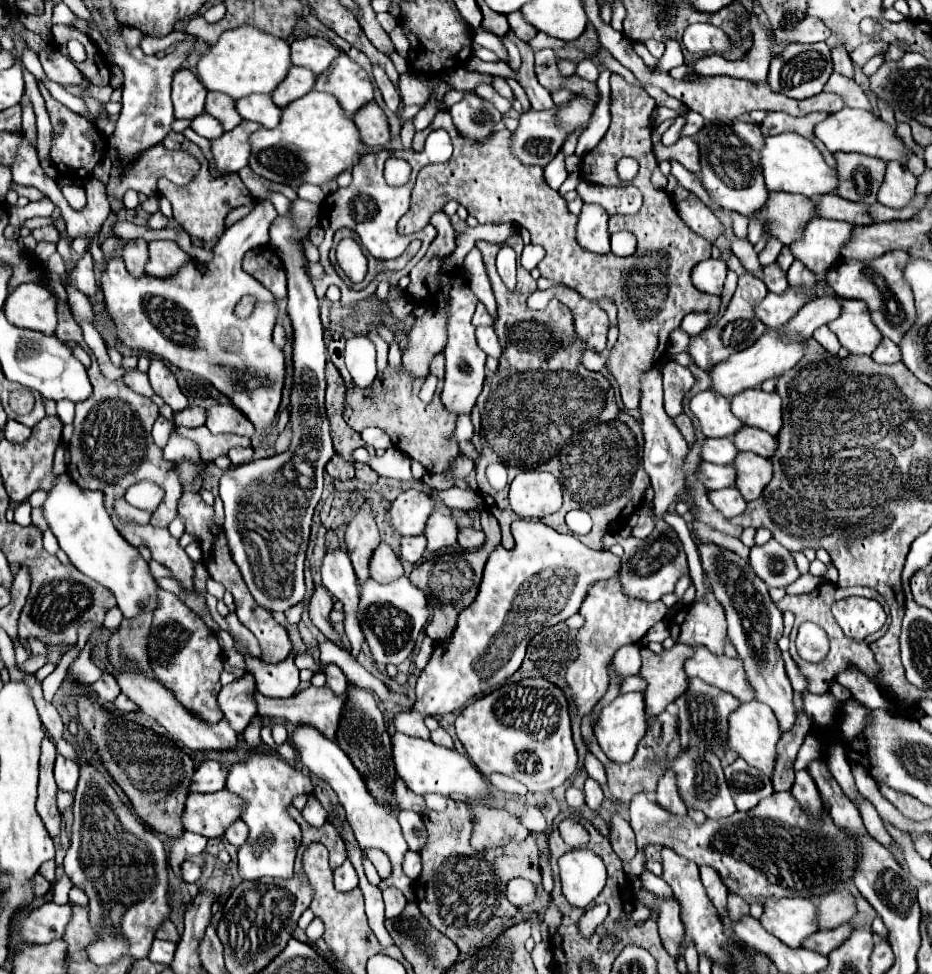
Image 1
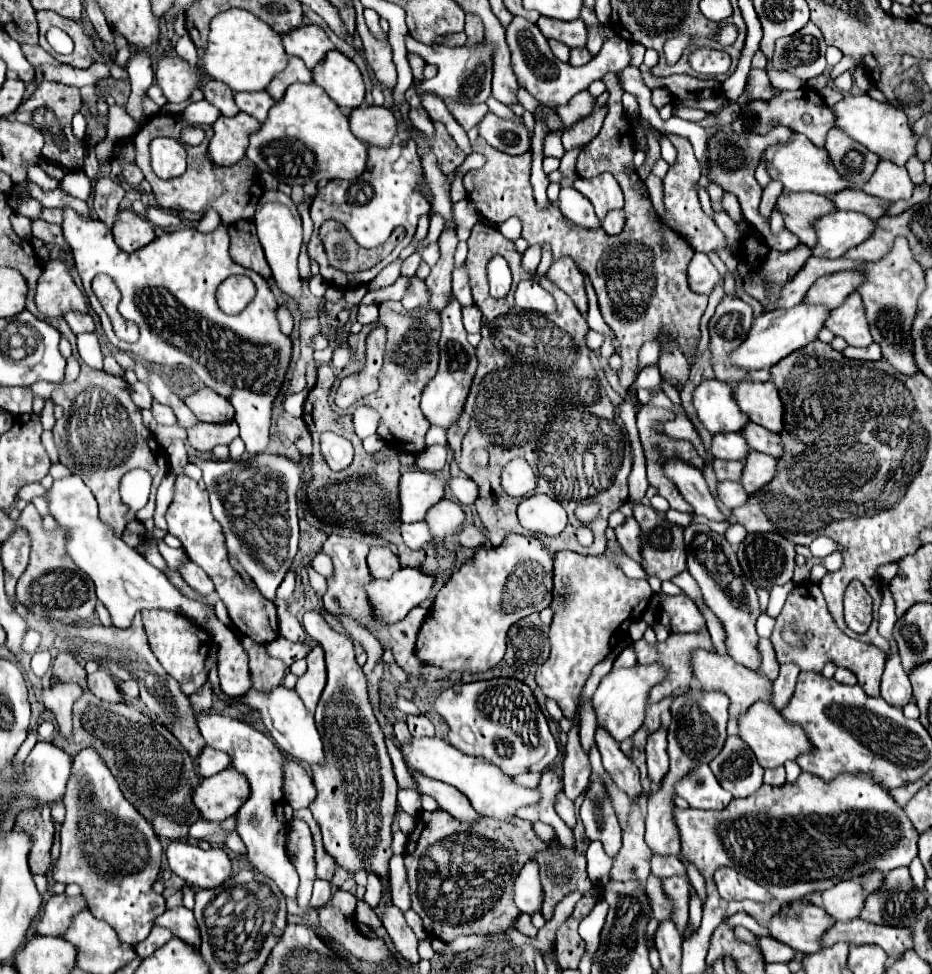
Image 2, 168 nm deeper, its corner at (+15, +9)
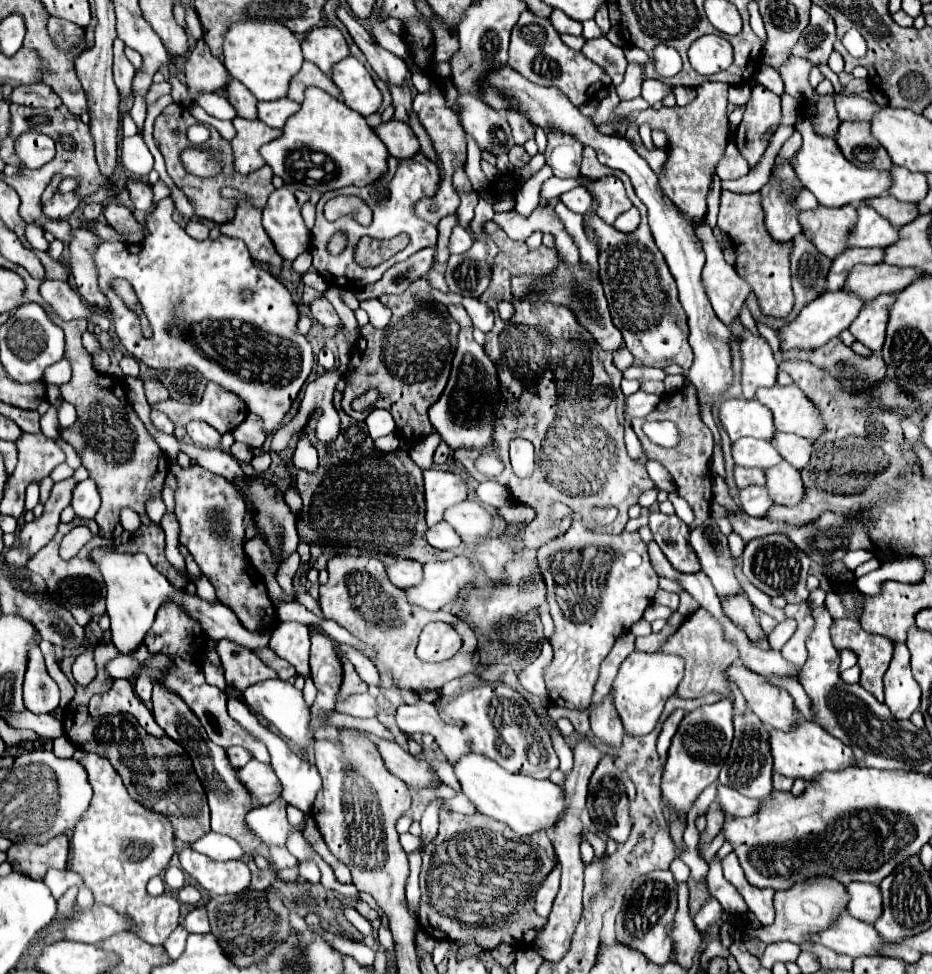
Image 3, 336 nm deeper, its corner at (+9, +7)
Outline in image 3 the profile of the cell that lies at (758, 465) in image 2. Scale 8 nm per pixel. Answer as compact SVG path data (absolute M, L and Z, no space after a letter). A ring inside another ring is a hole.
M780 462L778 466L766 470L766 488L772 500L782 506L796 506L802 502L804 496L800 472L788 462Z

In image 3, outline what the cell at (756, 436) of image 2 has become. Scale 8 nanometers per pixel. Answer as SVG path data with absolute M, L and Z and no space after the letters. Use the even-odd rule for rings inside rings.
M778 432L772 440L774 448L782 454L782 458L786 462L790 462L794 468L806 468L806 464L810 462L810 454L812 454L812 440L794 436L794 434L784 434Z

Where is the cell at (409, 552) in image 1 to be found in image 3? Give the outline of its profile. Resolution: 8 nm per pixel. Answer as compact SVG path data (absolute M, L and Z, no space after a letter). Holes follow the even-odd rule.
M440 522L440 524L428 528L426 542L436 550L454 550L462 544L462 538L454 532L454 528L450 528L450 524Z

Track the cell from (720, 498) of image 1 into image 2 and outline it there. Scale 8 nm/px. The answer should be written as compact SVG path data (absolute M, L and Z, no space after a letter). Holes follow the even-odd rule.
M718 482L716 490L718 490L718 498L720 498L730 510L746 504L746 500L748 500L748 494L746 494L744 488L740 486L740 482Z

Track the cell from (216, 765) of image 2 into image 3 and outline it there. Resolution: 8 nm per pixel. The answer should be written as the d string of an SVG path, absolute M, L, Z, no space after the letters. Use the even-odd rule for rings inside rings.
M232 746L232 748L228 748L226 752L228 752L230 764L232 764L234 768L242 768L246 762L252 760L250 752L246 752L246 748L242 748L242 746Z

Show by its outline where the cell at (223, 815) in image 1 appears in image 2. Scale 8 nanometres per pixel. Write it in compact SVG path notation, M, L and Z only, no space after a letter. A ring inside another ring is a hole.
M222 770L212 778L204 778L192 792L192 802L200 812L200 820L224 822L248 800L248 782L236 770Z

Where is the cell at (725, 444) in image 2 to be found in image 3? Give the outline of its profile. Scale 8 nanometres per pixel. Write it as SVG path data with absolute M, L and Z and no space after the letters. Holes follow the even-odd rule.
M742 438L732 444L732 456L738 466L744 468L772 468L782 462L782 456L776 452L776 448L766 440L756 438Z

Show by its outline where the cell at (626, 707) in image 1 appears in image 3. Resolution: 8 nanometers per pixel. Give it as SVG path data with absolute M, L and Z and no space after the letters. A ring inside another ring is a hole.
M632 652L620 666L614 678L614 706L622 718L626 732L630 734L650 734L664 710L666 700L676 694L678 684L684 676L684 664L680 656L670 656L664 652Z

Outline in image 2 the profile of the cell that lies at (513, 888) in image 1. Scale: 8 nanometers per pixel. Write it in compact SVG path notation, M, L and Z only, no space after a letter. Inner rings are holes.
M534 860L526 862L524 868L520 870L520 874L516 876L512 894L514 894L516 906L522 912L532 914L532 912L540 910L540 906L542 906L542 886L540 886L540 878L538 878L538 864Z

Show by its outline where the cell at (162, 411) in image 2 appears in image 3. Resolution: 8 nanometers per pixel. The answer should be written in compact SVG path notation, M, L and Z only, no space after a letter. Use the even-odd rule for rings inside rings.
M152 410L152 412L150 412L150 420L152 420L152 424L154 424L160 432L164 432L164 434L172 434L172 432L174 432L174 424L168 420L168 416L166 416L164 412Z

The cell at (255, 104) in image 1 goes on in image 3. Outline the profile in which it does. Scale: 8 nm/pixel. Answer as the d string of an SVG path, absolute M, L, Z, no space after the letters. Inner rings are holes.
M280 98L280 100L272 100L272 102L258 102L258 118L278 130L282 130L286 120L290 116L294 116L298 110L300 110L300 104L292 102L288 98Z

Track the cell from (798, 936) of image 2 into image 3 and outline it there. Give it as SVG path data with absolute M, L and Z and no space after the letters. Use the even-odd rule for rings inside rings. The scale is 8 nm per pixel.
M844 912L828 930L814 934L812 940L852 958L878 956L886 946L886 940L876 932L872 924L854 920L854 916L850 916L848 912Z

